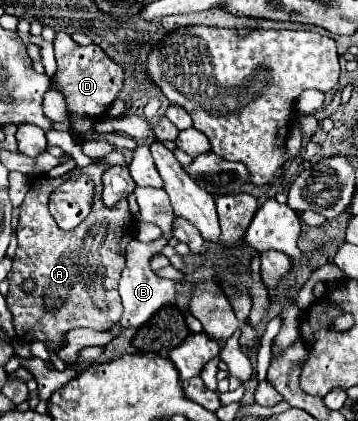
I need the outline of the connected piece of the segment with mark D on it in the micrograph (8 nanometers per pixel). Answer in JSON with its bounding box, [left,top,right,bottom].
[51,32,123,120]

